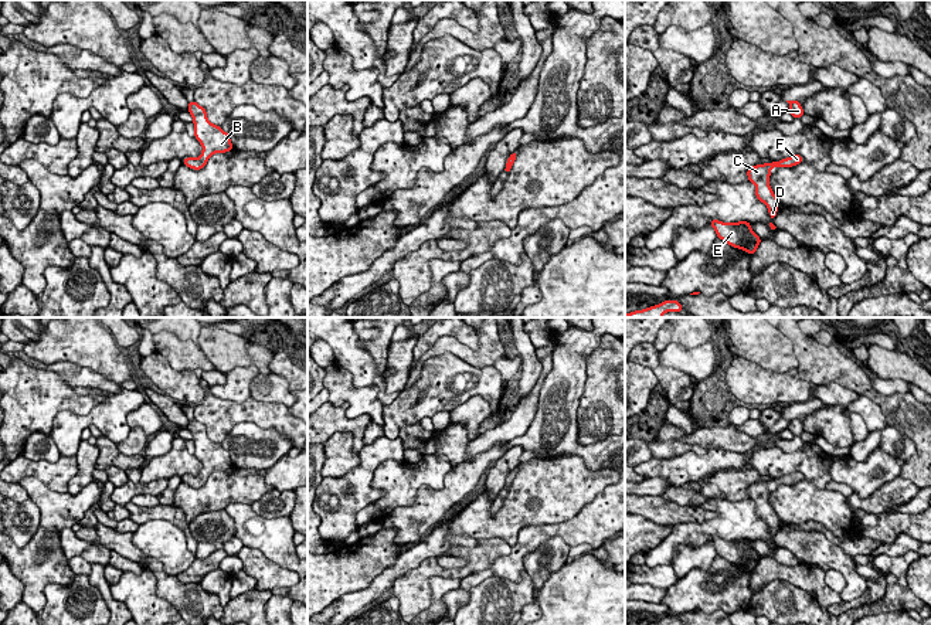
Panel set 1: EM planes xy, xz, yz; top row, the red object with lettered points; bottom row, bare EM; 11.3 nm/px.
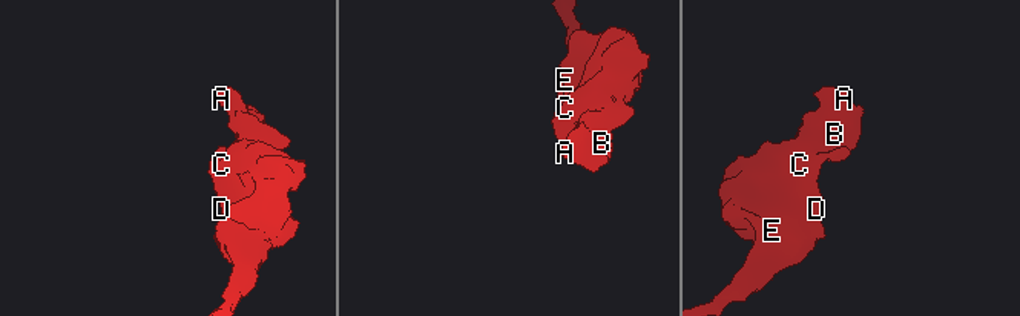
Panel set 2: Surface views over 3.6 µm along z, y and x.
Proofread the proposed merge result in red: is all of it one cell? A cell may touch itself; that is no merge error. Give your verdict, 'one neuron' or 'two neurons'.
one neuron

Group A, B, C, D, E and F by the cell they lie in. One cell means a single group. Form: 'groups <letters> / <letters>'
groups A B C D E F

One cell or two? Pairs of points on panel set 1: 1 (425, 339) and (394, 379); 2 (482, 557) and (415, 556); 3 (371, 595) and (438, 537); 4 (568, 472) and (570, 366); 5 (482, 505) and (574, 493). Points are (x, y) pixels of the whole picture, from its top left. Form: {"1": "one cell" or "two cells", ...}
{"1": "two cells", "2": "two cells", "3": "one cell", "4": "two cells", "5": "one cell"}

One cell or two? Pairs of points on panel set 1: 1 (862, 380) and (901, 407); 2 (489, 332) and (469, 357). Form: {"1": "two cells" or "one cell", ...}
{"1": "one cell", "2": "one cell"}

